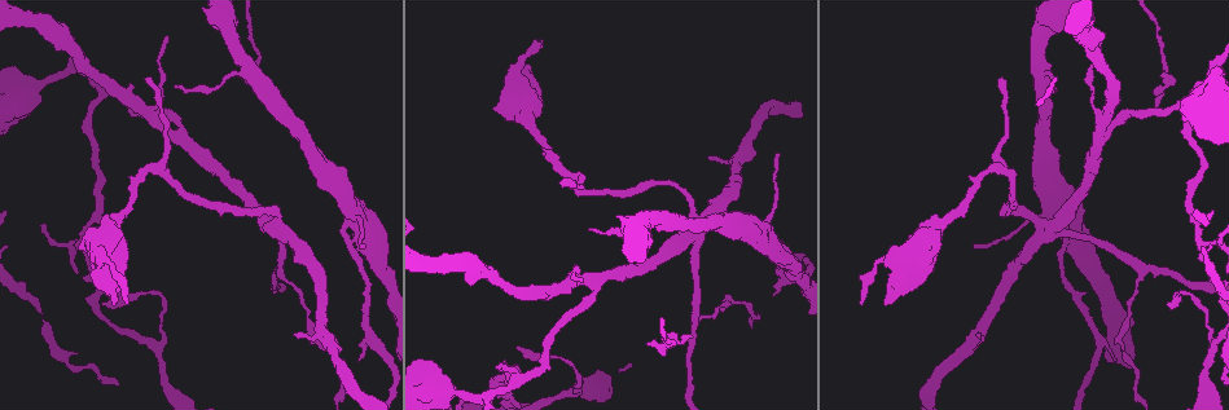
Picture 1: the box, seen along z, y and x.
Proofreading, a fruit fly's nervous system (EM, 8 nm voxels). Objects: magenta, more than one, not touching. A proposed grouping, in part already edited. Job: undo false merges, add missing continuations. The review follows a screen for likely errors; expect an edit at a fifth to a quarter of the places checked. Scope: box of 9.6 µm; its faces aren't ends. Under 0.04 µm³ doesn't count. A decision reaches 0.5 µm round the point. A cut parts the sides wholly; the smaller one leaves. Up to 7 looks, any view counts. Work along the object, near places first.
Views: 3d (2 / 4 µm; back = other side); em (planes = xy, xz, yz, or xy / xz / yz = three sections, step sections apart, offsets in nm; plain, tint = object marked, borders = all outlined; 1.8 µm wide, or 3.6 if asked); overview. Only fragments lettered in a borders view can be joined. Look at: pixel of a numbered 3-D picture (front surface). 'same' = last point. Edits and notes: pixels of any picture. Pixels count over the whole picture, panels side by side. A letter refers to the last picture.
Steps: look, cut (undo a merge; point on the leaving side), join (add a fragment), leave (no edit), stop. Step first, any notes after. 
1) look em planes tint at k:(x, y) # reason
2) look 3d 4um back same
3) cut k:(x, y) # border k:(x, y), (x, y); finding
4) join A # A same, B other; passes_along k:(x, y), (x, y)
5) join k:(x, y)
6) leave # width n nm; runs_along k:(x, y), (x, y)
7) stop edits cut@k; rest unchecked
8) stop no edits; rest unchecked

look em xy step 16 tint at 1:(438, 392) # sharp bend

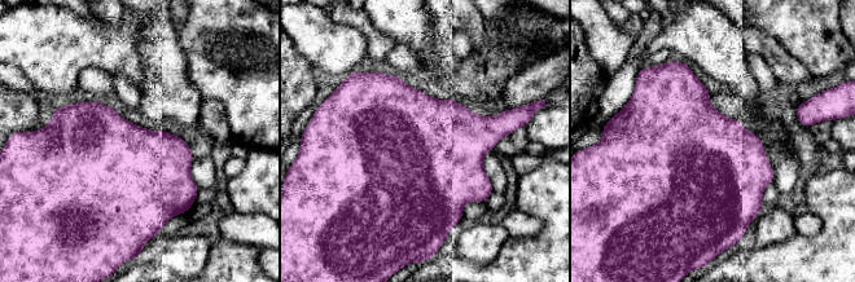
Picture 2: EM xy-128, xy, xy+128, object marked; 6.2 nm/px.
look em planes tint same # cut it another way

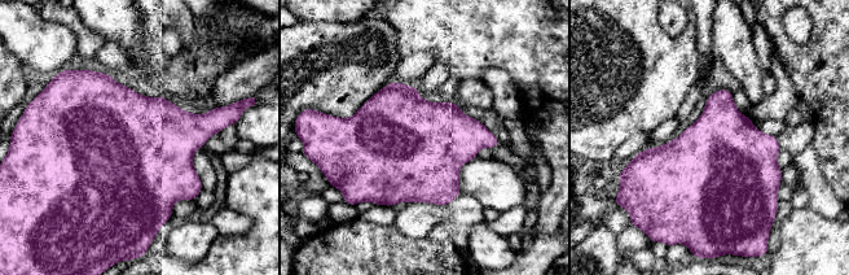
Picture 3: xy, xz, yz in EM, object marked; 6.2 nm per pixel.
look em planes borders same

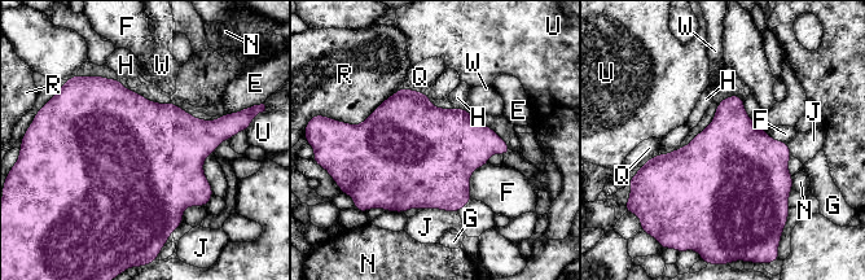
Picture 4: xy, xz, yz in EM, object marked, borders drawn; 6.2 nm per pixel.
leave # width 600 nm; E other, F other, G other, H other, J other, N other, Q other, R other, U other, W other; border 4:(453, 106), (464, 109); all the same neuron

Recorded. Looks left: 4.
look em yz step 4 plain at 1:(364, 241) # small branch off a trunk

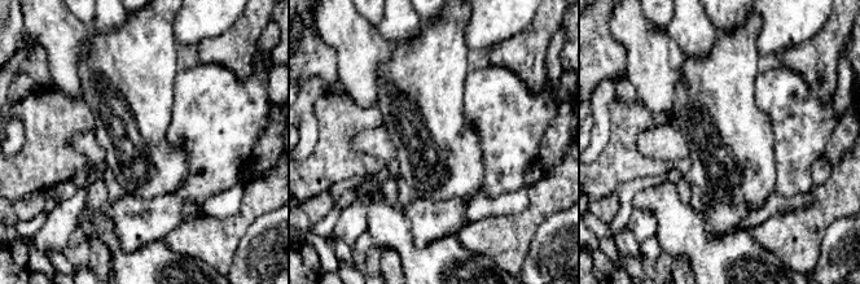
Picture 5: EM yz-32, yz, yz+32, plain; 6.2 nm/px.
look em yz step 4 tint same

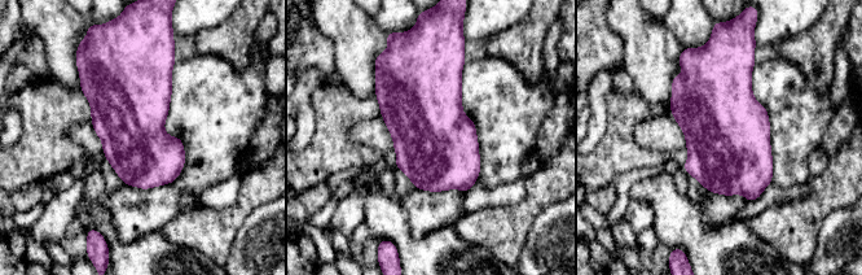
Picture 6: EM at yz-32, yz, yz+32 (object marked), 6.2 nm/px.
look em yz step 4 borders same

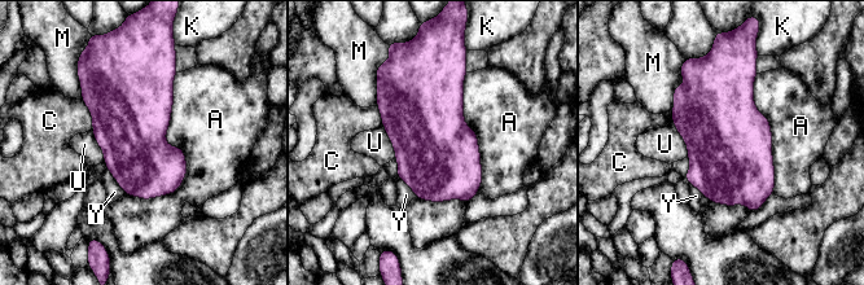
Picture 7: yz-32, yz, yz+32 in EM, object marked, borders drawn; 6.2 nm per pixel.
leave # A other, C other, K other, M other, U other, Y other; border 7:(178, 73), (125, 194); all the same neuron

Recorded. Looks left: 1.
stop no edits; rest unchecked

